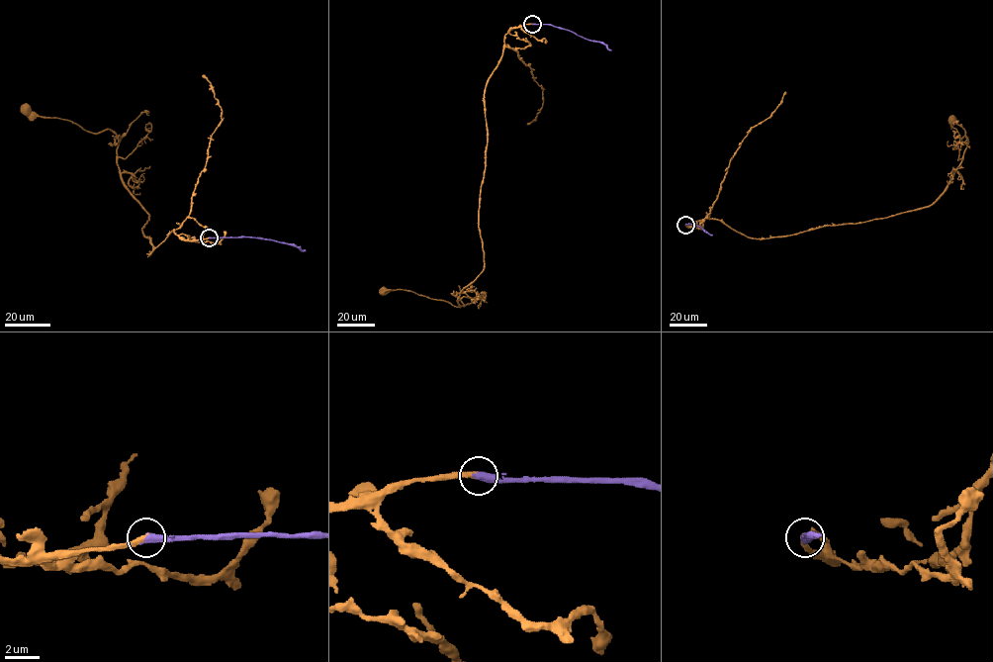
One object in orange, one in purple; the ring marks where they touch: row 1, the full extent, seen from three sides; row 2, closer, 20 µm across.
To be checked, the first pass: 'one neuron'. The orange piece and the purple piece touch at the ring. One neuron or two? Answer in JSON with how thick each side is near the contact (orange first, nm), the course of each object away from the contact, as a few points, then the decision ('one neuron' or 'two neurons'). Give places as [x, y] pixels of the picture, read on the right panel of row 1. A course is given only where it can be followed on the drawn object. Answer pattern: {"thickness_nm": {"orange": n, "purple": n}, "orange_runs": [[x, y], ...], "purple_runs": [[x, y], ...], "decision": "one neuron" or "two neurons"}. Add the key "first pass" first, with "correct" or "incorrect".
{"first pass": "correct", "thickness_nm": {"orange": 320, "purple": 480}, "orange_runs": [[685, 225], [716, 219], [748, 236], [765, 238], [930, 206], [961, 162], [968, 141], [950, 120]], "purple_runs": [[685, 225], [699, 226], [712, 235]], "decision": "one neuron"}

